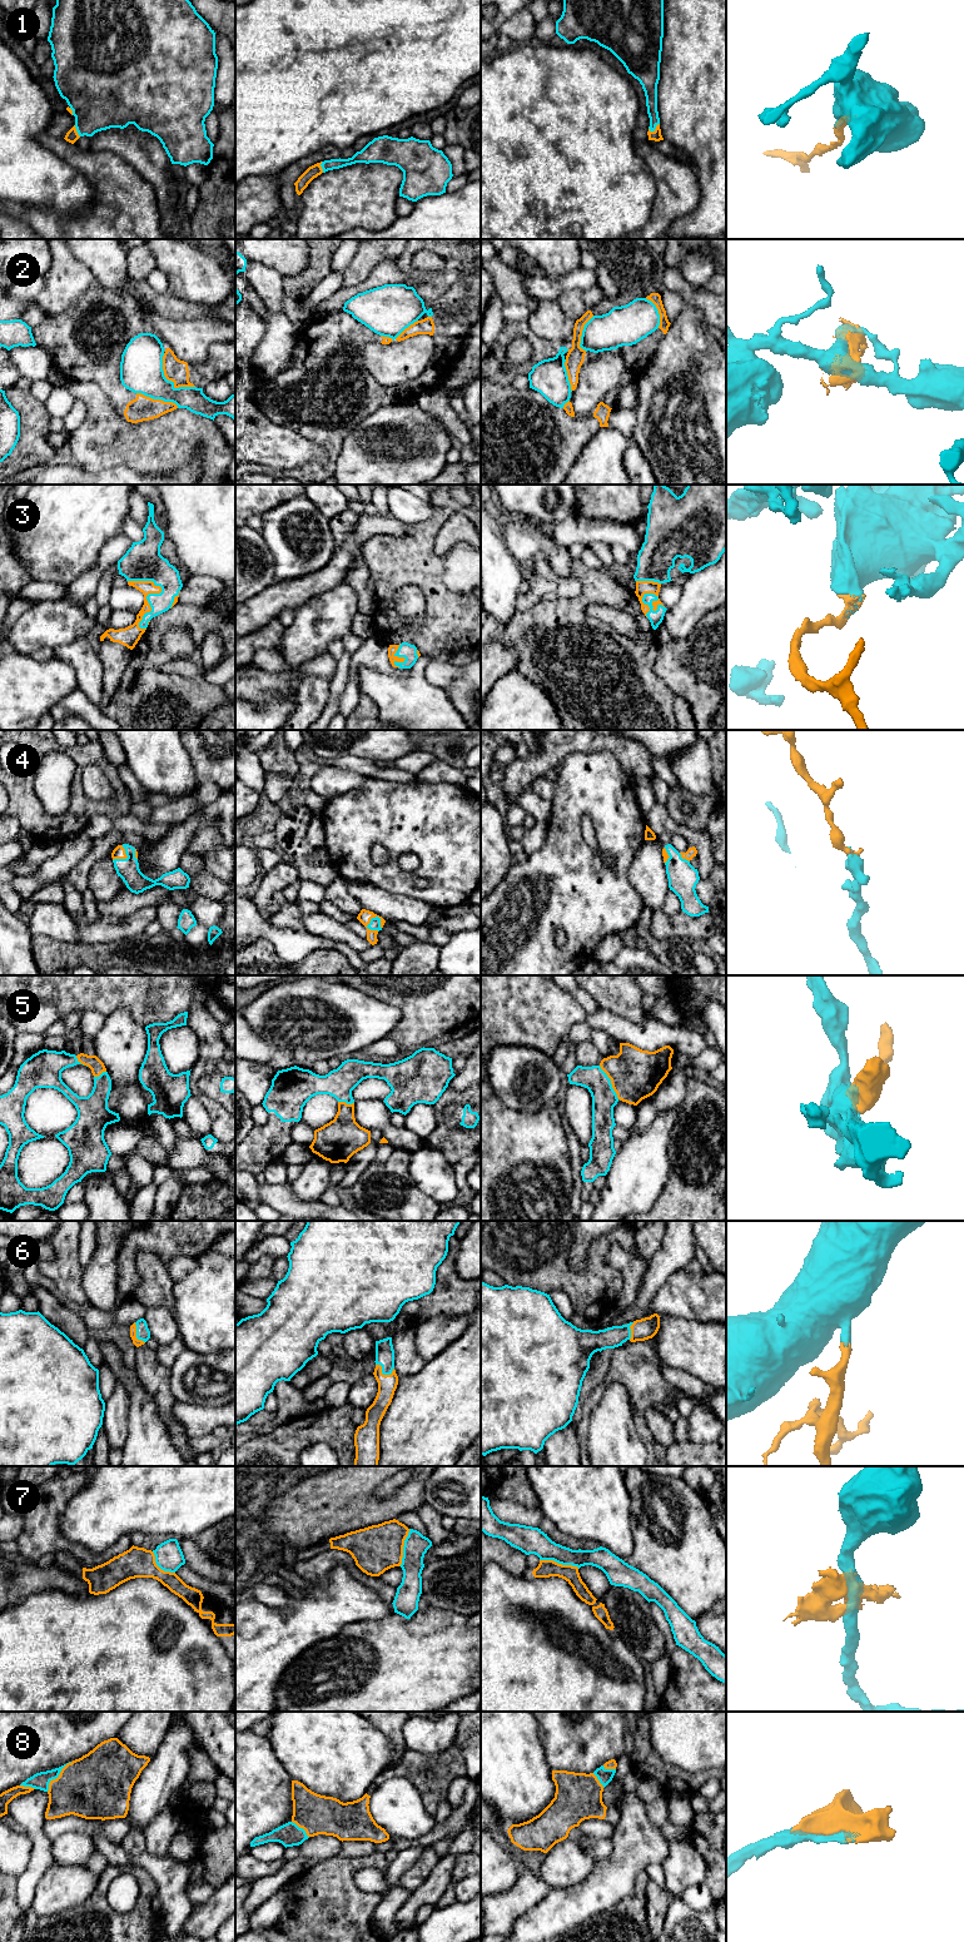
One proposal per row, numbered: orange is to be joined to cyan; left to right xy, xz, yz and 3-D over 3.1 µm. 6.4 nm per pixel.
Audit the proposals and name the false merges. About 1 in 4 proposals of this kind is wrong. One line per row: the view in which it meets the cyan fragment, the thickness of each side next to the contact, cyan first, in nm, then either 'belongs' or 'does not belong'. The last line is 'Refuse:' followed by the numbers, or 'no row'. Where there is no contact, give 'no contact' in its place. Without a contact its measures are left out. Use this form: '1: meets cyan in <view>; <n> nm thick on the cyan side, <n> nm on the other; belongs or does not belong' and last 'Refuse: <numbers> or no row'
1: meets cyan in yz; 80 nm thick on the cyan side, 70 nm on the other; belongs
2: meets cyan in xy; 280 nm thick on the cyan side, 150 nm on the other; does not belong
3: meets cyan in xy; 240 nm thick on the cyan side, 90 nm on the other; belongs
4: meets cyan in xz; 70 nm thick on the cyan side, 90 nm on the other; belongs
5: meets cyan in yz; 160 nm thick on the cyan side, 320 nm on the other; belongs
6: meets cyan in xz; 130 nm thick on the cyan side, 130 nm on the other; belongs
7: meets cyan in yz; 180 nm thick on the cyan side, 110 nm on the other; does not belong
8: meets cyan in xy; 110 nm thick on the cyan side, 420 nm on the other; belongs
Refuse: 2, 7

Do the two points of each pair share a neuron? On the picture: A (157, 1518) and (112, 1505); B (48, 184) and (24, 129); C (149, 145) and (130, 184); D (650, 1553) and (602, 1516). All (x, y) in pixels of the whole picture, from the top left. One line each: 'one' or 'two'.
A: one
B: one
C: two
D: two

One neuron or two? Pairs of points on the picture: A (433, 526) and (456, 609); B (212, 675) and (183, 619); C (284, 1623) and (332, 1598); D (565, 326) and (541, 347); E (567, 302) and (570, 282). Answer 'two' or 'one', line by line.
A: one
B: two
C: one
D: two
E: two

